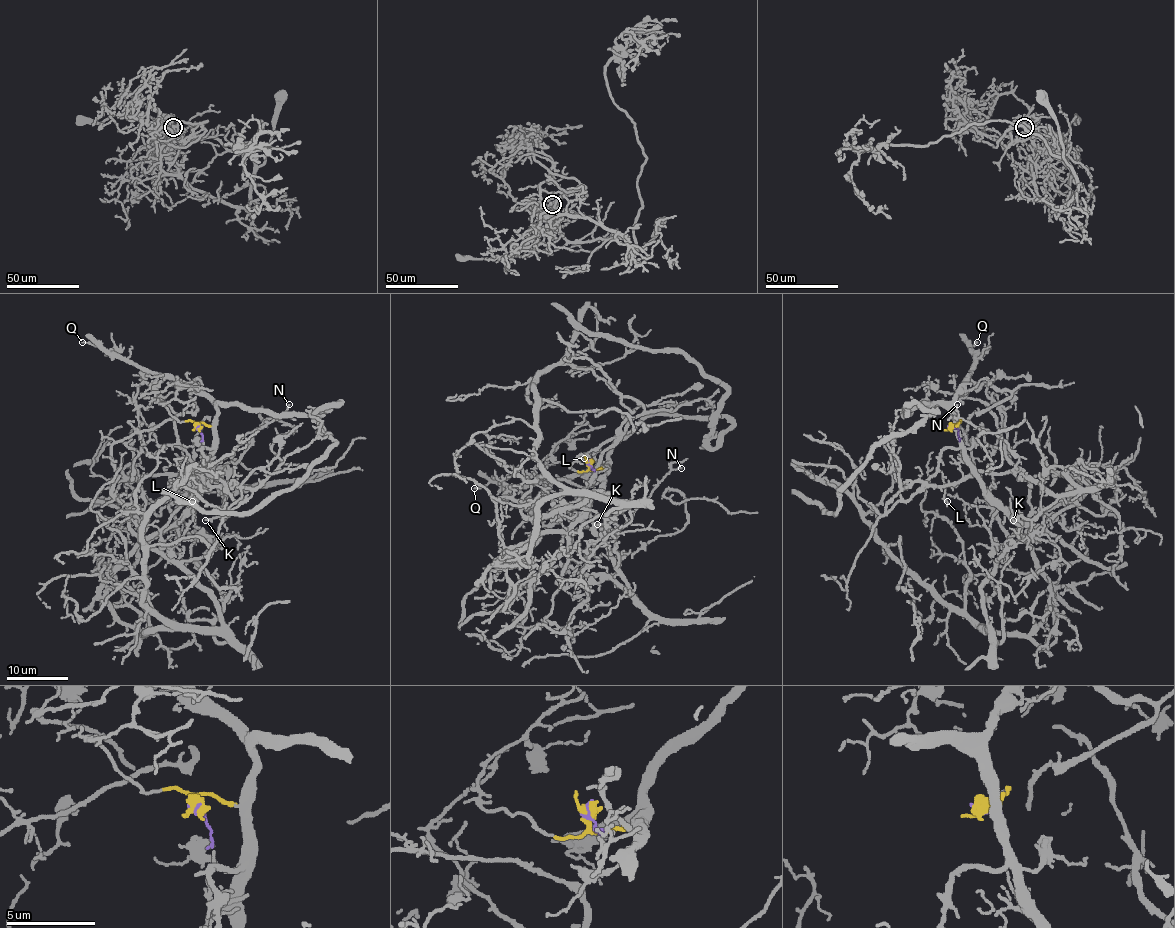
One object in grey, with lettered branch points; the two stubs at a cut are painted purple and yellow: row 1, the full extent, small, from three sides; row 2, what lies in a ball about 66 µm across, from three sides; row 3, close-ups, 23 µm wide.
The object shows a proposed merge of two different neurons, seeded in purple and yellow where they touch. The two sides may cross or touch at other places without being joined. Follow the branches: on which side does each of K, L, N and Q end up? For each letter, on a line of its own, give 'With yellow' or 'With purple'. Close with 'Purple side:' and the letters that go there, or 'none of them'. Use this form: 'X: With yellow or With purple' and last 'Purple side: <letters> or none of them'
K: With purple
L: With yellow
N: With purple
Q: With yellow
Purple side: K, N

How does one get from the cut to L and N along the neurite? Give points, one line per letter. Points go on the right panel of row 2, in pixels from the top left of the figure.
L: (950, 427), (958, 422), (961, 445), (941, 451), (939, 467), (947, 502)
N: (950, 428), (958, 430), (962, 457), (970, 465), (1007, 473), (1017, 464), (1002, 439), (959, 416), (958, 404)

